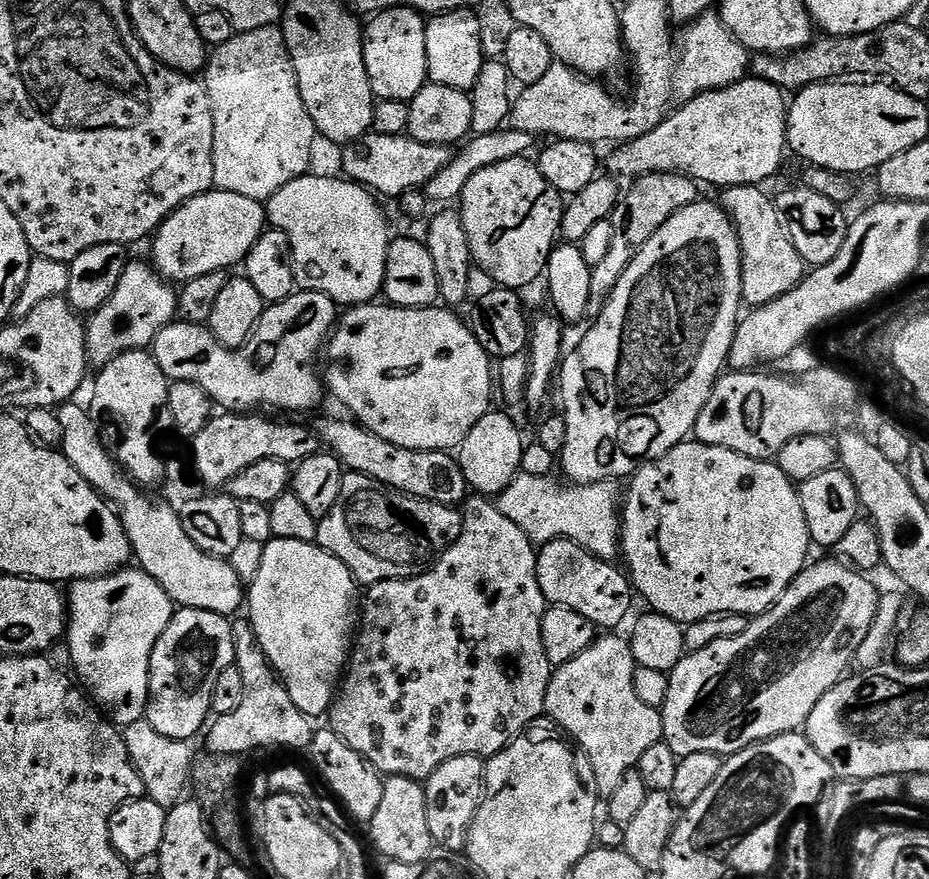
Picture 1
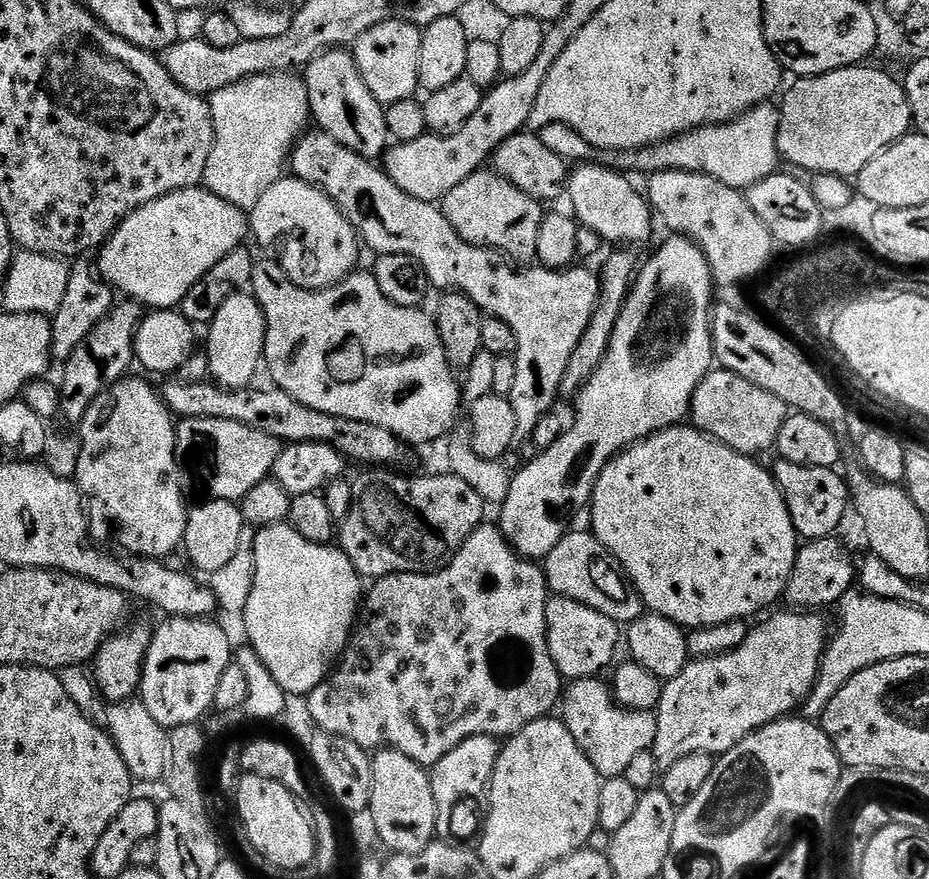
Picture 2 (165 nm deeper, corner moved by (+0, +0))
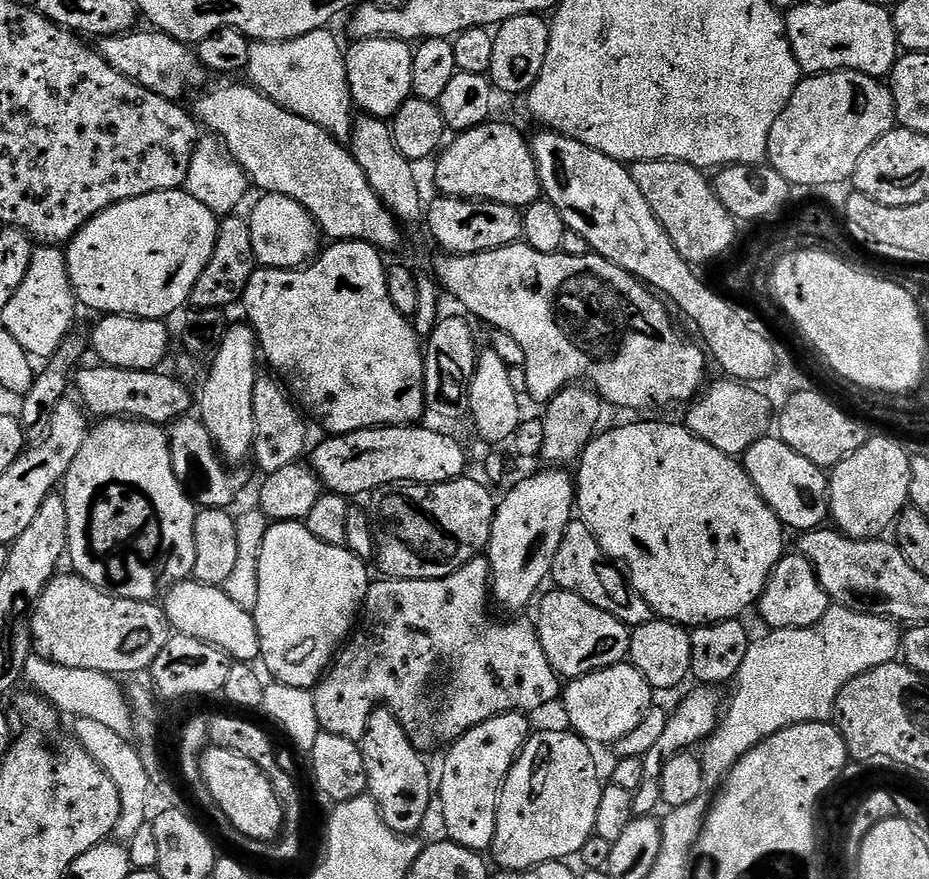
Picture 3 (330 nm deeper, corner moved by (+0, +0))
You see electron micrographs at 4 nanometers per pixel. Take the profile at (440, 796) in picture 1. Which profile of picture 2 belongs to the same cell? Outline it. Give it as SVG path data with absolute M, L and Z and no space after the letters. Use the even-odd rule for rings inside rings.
M475 736L466 738L446 758L432 765L432 789L436 807L436 834L441 841L463 845L479 837L486 815L486 797L490 791L494 766L500 757L501 745L497 737Z

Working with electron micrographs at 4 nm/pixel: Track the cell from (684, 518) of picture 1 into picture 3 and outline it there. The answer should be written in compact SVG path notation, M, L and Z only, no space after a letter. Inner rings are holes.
M644 420L641 424L624 424L621 428L603 432L593 436L580 456L578 461L580 473L575 473L574 476L574 504L578 509L579 519L594 534L605 557L622 569L633 593L646 601L659 619L691 630L704 624L716 624L720 620L743 617L745 615L743 612L751 604L753 607L759 601L774 566L786 555L784 548L786 529L774 514L774 510L770 510L768 503L760 497L754 482L750 482L743 463L737 457L728 456L722 450L710 446L710 442L698 438L683 423L659 424L656 420Z

